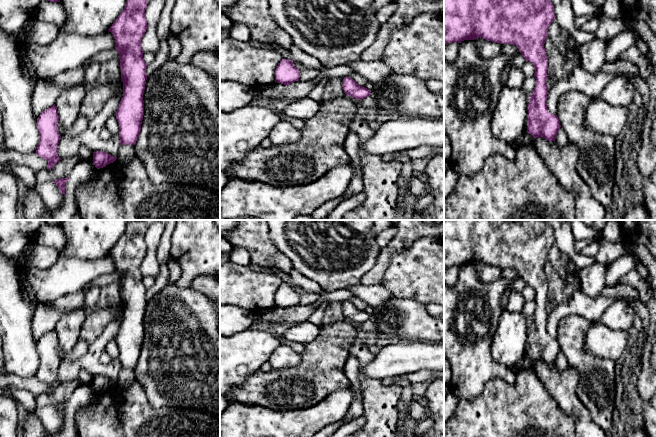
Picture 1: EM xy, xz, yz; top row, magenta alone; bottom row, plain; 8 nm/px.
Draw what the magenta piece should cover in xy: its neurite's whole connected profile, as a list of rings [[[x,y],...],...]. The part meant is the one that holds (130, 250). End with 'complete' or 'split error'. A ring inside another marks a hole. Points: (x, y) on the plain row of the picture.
[[[128,220],[125,232],[108,253],[115,263],[123,306],[123,321],[115,337],[121,369],[135,369],[144,339],[147,288],[143,283],[141,264],[147,254],[147,228],[142,220]]]; complete

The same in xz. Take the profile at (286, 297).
[[[282,283],[275,294],[275,306],[289,309],[298,305],[300,295],[293,288],[292,284]]]; complete

